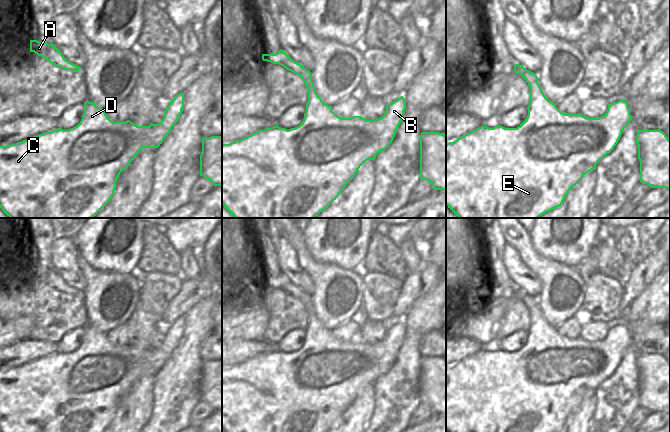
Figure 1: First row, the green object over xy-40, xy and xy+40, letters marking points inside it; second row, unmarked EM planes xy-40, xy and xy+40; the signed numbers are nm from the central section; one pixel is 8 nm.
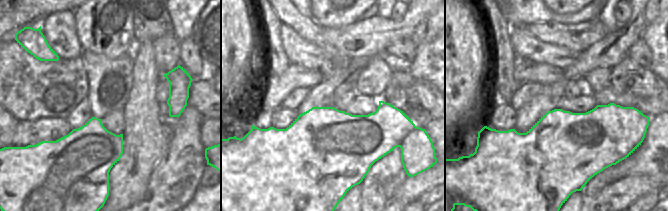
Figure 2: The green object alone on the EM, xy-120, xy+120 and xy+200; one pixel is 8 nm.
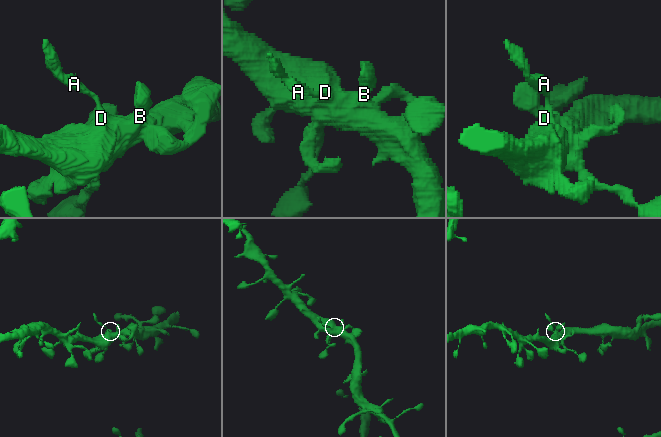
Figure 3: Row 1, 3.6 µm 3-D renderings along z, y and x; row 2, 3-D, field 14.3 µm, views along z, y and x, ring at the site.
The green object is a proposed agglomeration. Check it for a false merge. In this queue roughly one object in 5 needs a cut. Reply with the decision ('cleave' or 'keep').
keep

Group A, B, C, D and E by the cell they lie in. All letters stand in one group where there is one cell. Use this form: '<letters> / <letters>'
A B C D E

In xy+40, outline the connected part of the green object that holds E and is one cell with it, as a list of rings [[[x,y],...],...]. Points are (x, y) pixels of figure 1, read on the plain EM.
[[[519,288],[514,289],[514,296],[519,298],[530,311],[528,339],[517,352],[505,352],[500,349],[493,352],[481,350],[446,368],[446,430],[448,432],[557,432],[562,429],[570,413],[576,410],[585,398],[591,394],[596,394],[596,389],[614,373],[622,359],[622,355],[632,344],[628,327],[625,324],[608,328],[606,337],[599,342],[587,342],[579,337],[565,338],[544,319],[535,297]]]

